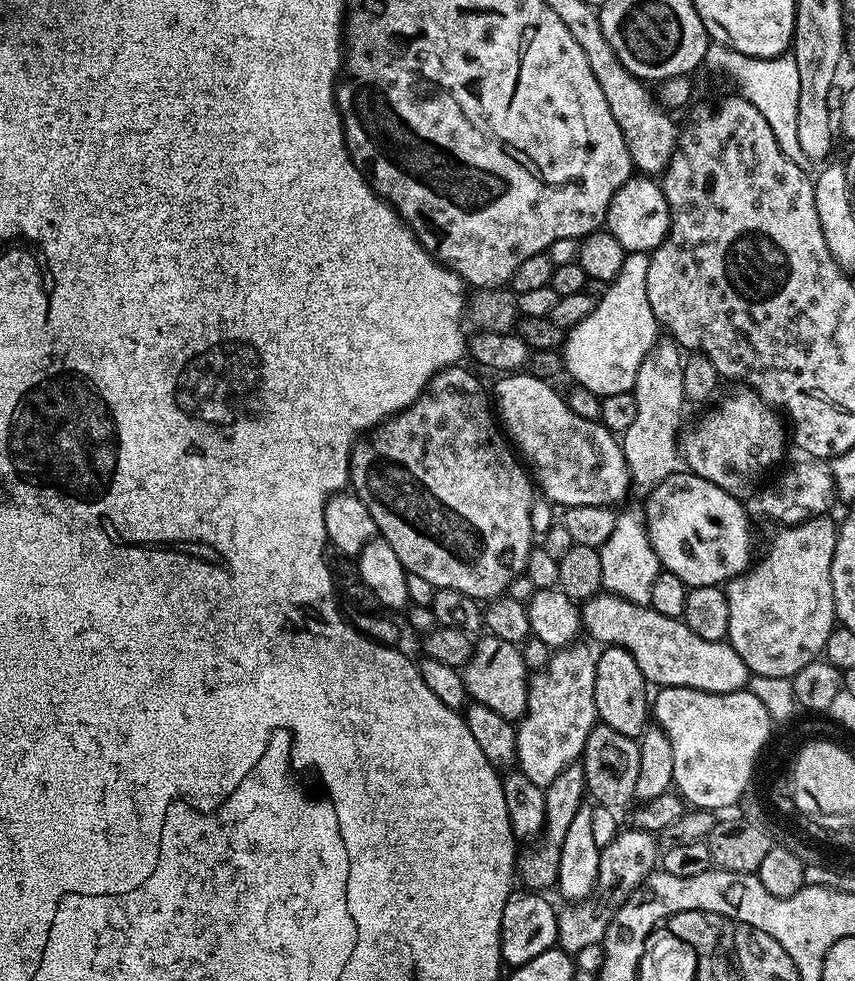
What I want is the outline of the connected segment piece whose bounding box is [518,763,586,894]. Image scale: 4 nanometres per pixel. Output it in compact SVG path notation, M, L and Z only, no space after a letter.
M574 763L558 776L554 782L550 782L544 789L544 801L546 802L546 814L544 815L544 827L538 839L531 846L519 853L518 856L518 880L529 893L544 894L547 888L555 889L559 882L559 858L562 855L562 846L566 833L569 831L570 822L577 813L580 803L585 801L586 789L584 772L579 763Z

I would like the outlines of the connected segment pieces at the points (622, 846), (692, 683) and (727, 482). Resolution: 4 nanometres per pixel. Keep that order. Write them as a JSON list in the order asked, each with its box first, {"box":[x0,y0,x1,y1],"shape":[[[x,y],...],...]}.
[{"box":[556,831,658,958],"shape":[[[621,831],[608,846],[600,849],[597,880],[592,892],[582,900],[565,903],[565,908],[559,909],[556,938],[558,947],[573,958],[579,957],[579,952],[584,952],[595,944],[597,947],[603,941],[612,916],[624,904],[624,899],[647,878],[657,864],[658,849],[653,833]]]},{"box":[582,594,750,692],"shape":[[[601,594],[583,601],[582,628],[585,633],[588,631],[593,636],[591,639],[597,645],[624,648],[628,651],[647,683],[652,686],[656,684],[655,686],[666,688],[693,688],[703,692],[738,692],[749,681],[750,673],[746,662],[738,658],[731,644],[722,640],[706,642],[706,638],[698,638],[698,634],[694,634],[694,630],[690,630],[690,626],[686,626],[683,619],[666,618],[666,614],[658,614],[658,610],[651,606],[635,604],[620,596]]]},{"box":[678,386,784,502],"shape":[[[740,386],[733,396],[725,398],[721,404],[716,404],[693,428],[688,428],[679,433],[678,452],[682,457],[682,464],[687,471],[696,476],[706,478],[739,502],[748,502],[761,491],[760,483],[764,475],[779,462],[784,456],[784,428],[780,420],[766,404],[759,392],[753,392],[747,386]]]}]

